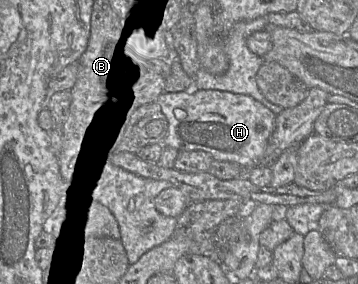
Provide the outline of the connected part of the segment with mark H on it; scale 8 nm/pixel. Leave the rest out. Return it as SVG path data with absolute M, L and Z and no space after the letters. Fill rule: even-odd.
M185 90L181 92L160 92L153 99L167 120L163 147L172 147L178 151L202 150L216 161L229 161L249 170L262 164L269 138L274 128L276 114L249 95L219 90ZM174 109L182 110L182 118L174 116Z

